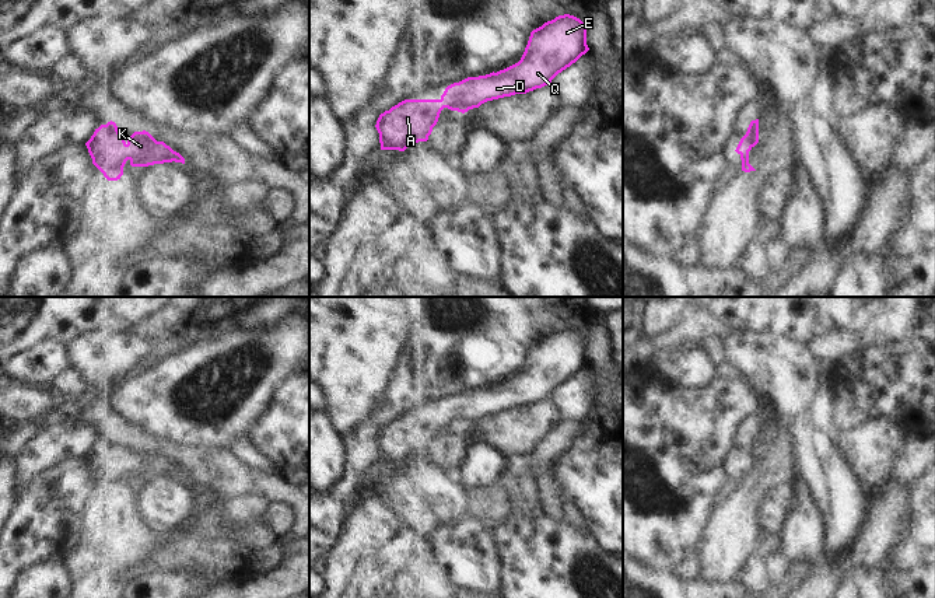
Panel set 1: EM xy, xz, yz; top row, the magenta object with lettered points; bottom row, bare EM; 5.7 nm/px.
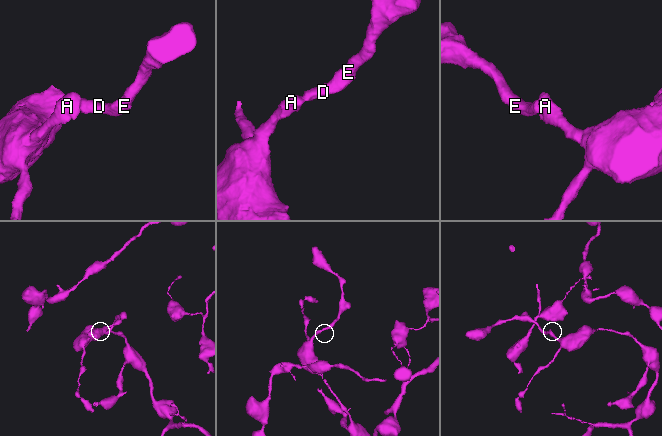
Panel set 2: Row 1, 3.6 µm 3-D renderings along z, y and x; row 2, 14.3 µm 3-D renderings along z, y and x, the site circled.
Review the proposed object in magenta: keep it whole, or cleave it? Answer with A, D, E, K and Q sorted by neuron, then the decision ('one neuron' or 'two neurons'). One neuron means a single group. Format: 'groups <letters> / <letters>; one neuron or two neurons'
groups A D E K Q; one neuron

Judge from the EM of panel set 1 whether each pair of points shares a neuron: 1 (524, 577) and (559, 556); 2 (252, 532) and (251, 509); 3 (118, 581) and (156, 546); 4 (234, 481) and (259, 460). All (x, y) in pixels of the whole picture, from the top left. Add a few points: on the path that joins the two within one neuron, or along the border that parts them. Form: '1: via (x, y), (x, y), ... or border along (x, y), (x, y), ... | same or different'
1: via (532, 577), (538, 577), (550, 565) | same
2: border along (261, 520), (220, 527) | different
3: border along (109, 560), (139, 576), (163, 572) | different
4: border along (230, 448), (252, 467), (270, 474) | different

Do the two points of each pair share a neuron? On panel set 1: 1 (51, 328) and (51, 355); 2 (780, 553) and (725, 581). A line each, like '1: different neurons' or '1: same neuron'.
1: different neurons
2: different neurons

